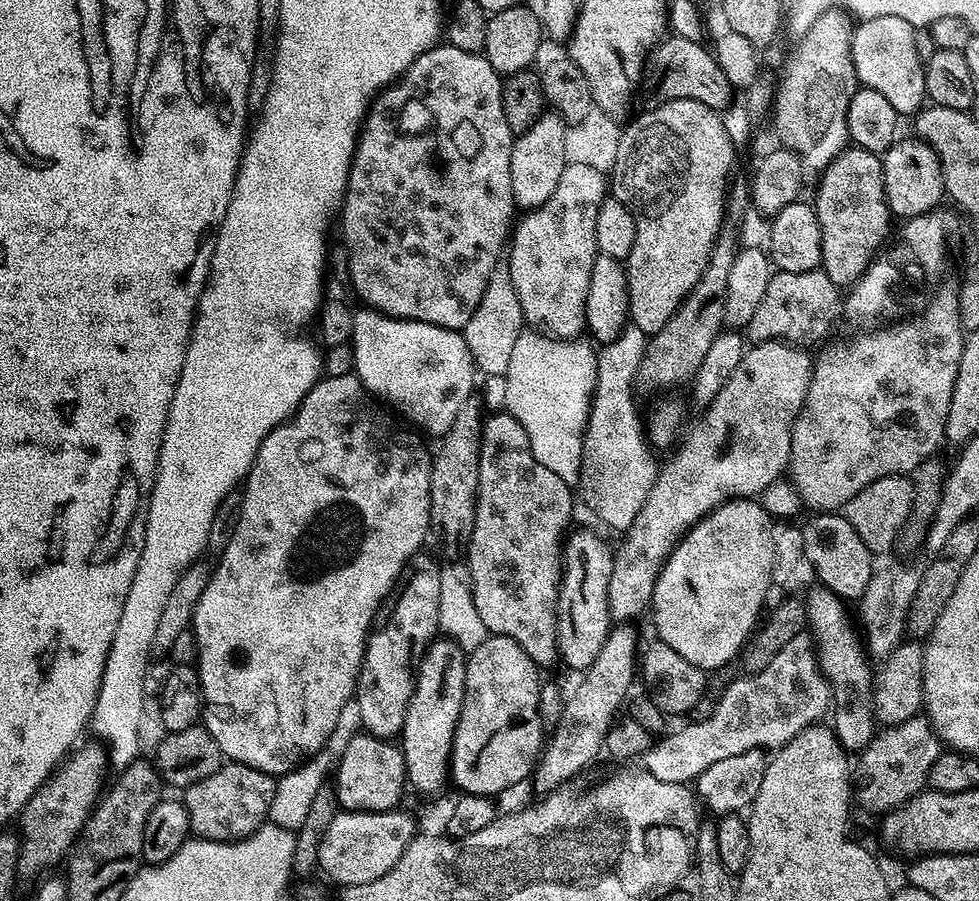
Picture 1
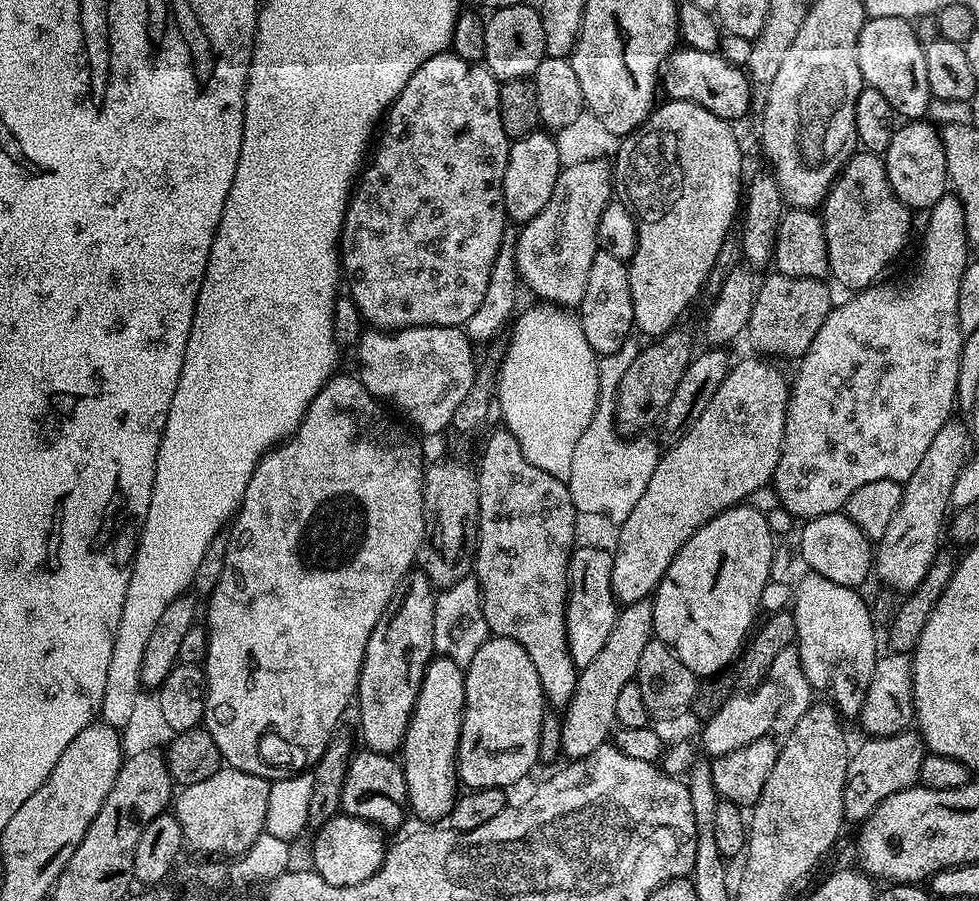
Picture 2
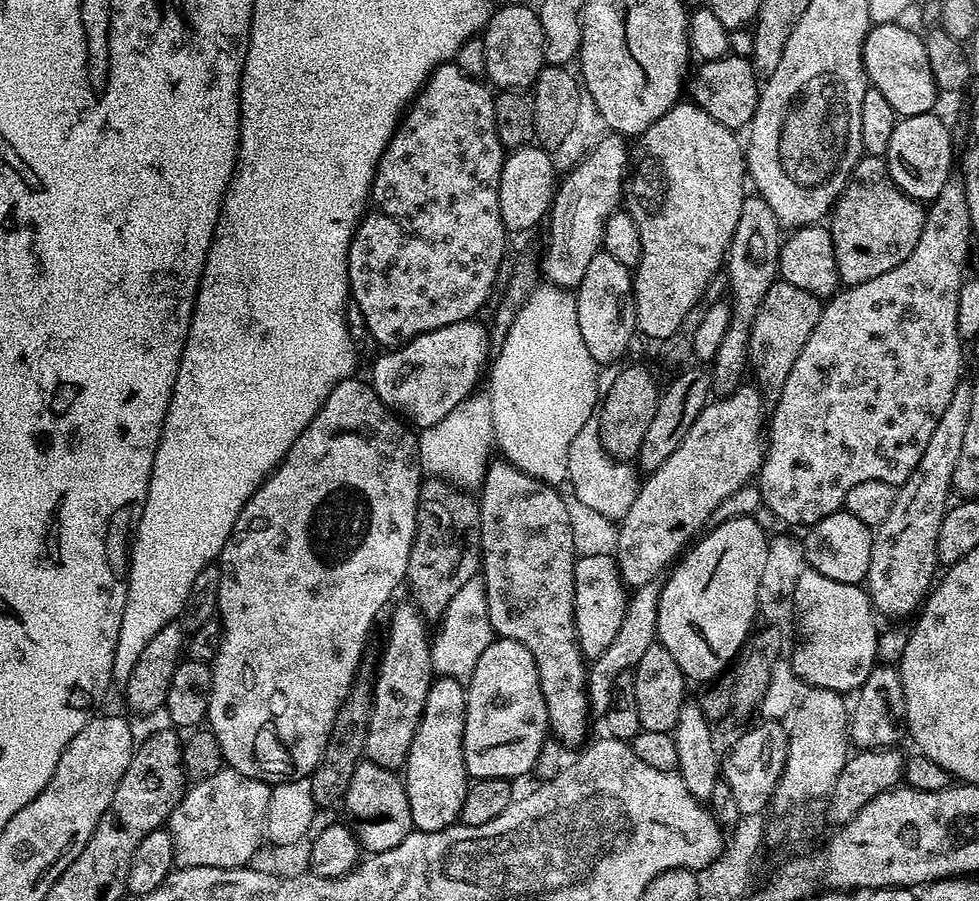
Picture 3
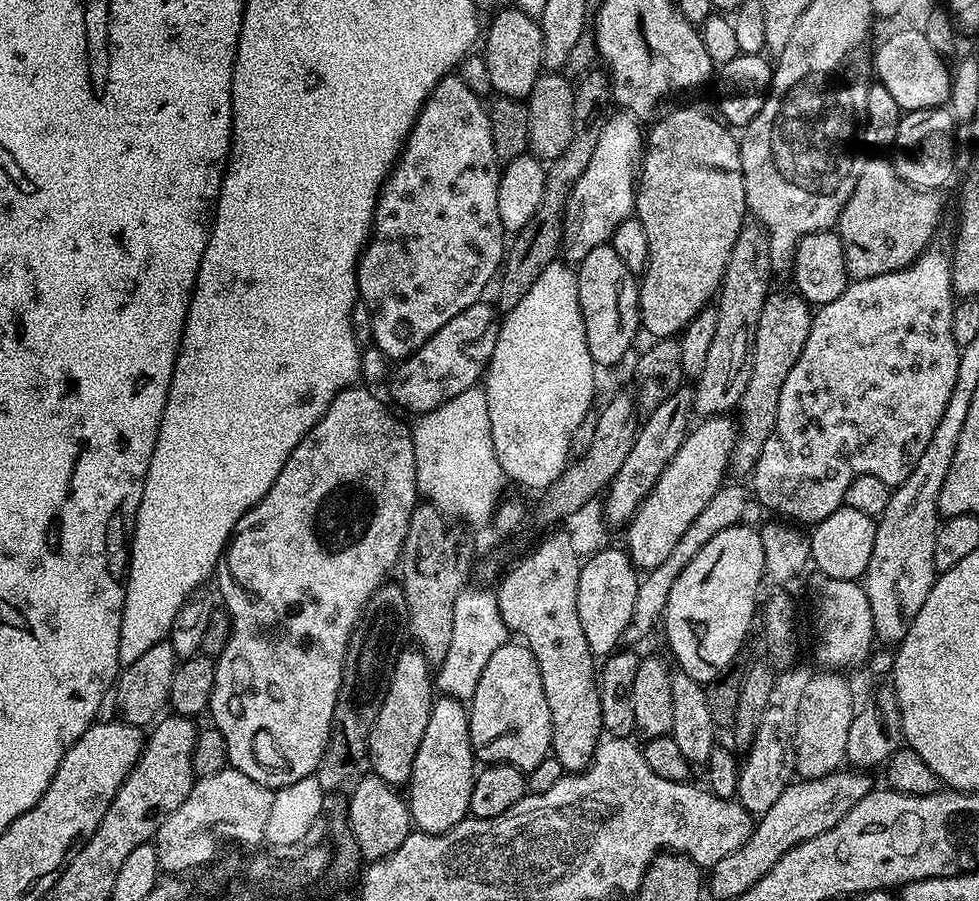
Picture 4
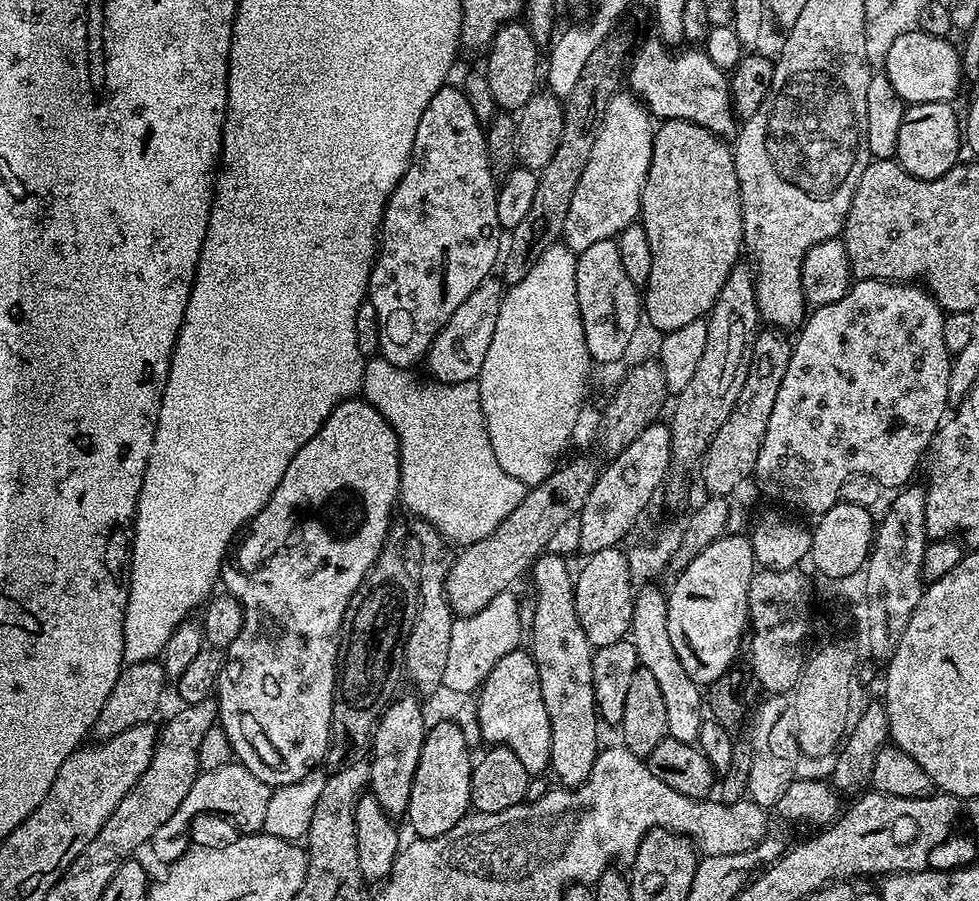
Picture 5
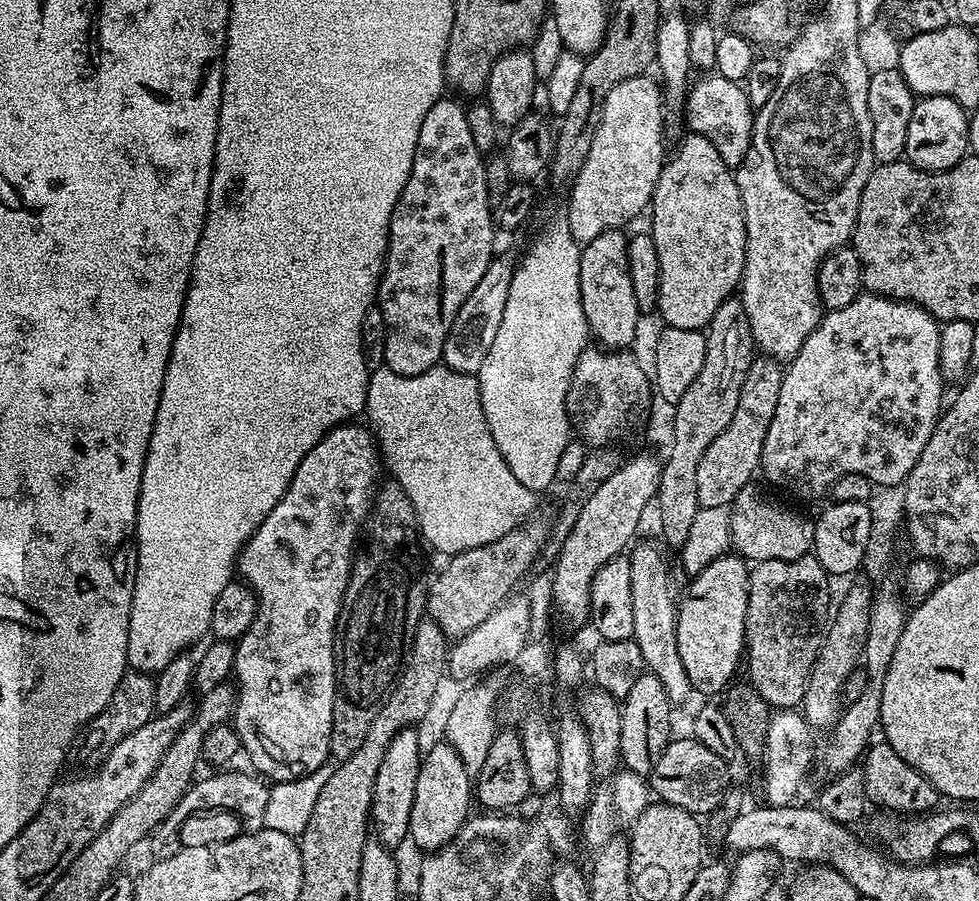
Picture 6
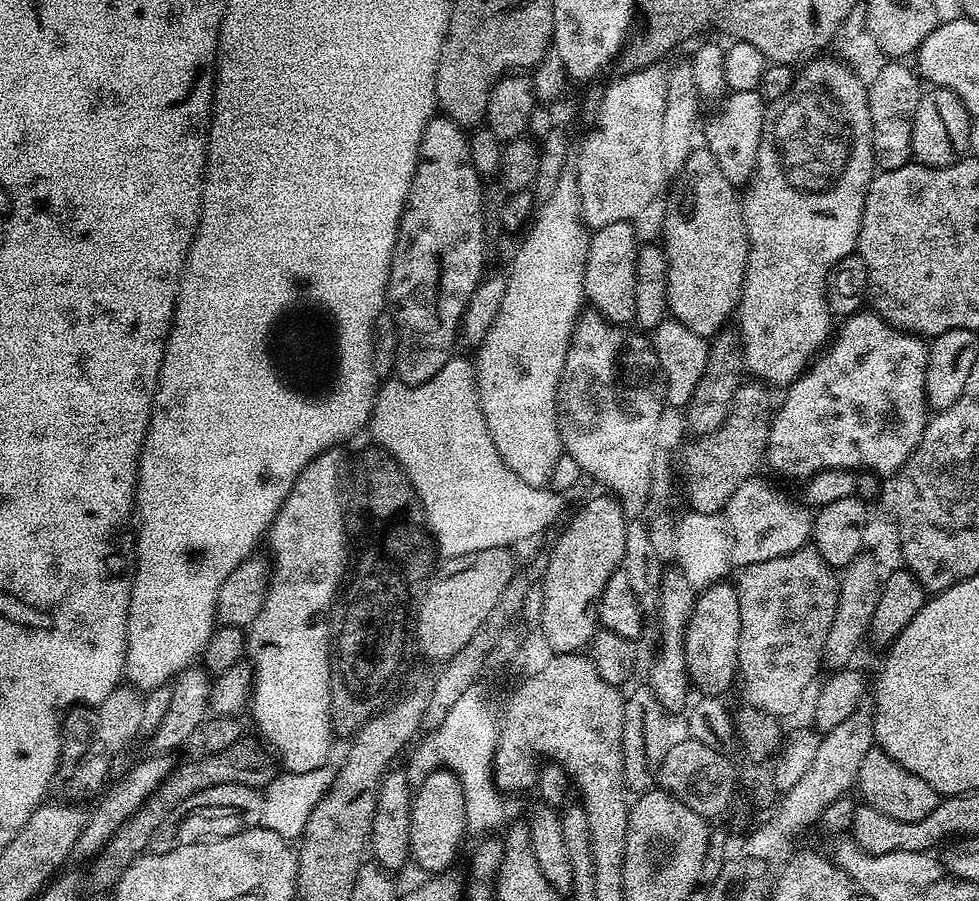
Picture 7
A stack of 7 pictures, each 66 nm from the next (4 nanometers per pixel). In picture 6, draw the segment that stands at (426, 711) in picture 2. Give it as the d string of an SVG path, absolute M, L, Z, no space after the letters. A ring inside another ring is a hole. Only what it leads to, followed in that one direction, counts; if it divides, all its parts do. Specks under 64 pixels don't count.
M447 742L434 746L420 761L418 790L414 790L414 810L410 810L408 834L411 843L416 843L424 854L444 848L458 834L464 821L469 819L468 807L471 804L474 804L474 780L462 758Z

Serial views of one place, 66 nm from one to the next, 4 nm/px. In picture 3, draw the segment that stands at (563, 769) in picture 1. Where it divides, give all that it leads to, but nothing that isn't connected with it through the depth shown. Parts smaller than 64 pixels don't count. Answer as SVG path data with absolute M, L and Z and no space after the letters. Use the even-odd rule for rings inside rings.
M651 580L629 595L626 618L622 618L622 627L618 629L614 642L606 646L606 650L597 660L591 661L588 670L588 703L593 713L603 714L613 707L616 679L637 664L651 644L657 643L656 623L661 587L660 580Z

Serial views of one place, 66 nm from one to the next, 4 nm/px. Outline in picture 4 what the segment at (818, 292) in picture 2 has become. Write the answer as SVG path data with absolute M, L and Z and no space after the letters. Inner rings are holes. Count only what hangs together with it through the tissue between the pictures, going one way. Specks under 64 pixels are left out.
M769 295L754 338L752 373L738 405L738 428L742 433L743 443L745 440L749 444L749 457L752 458L759 456L760 445L776 429L778 394L782 394L782 382L786 382L786 374L794 370L794 362L798 362L798 354L802 354L802 346L806 346L806 338L810 334L813 309L800 295L791 295Z

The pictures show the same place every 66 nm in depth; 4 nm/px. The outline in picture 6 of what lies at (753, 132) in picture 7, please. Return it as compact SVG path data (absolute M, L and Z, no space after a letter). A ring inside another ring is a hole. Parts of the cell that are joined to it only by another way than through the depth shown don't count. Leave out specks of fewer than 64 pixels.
M708 74L705 80L691 85L686 93L684 104L684 120L691 131L698 136L705 136L714 142L714 150L722 154L722 162L733 170L739 168L746 158L752 141L752 121L754 109L746 94L743 83L727 80L718 74Z

